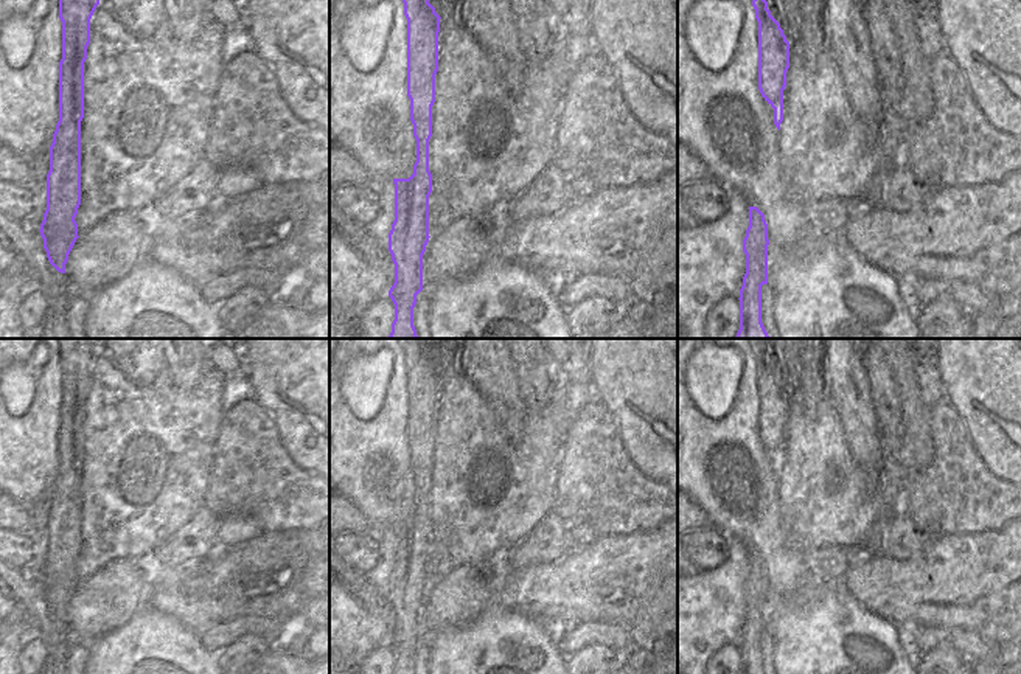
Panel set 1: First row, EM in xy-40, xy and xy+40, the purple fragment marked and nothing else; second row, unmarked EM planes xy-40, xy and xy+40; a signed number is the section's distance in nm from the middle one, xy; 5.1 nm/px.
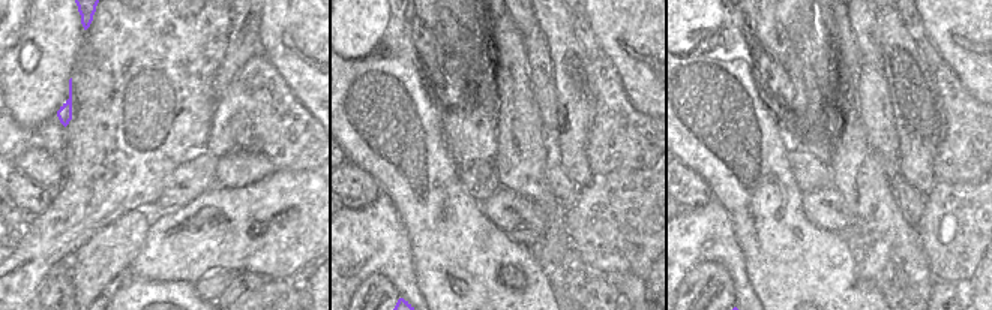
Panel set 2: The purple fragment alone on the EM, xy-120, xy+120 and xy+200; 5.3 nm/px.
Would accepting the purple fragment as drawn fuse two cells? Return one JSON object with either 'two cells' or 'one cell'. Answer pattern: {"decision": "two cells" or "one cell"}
{"decision": "one cell"}

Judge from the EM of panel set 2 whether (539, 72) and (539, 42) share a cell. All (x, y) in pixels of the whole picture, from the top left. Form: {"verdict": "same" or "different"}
{"verdict": "same"}

